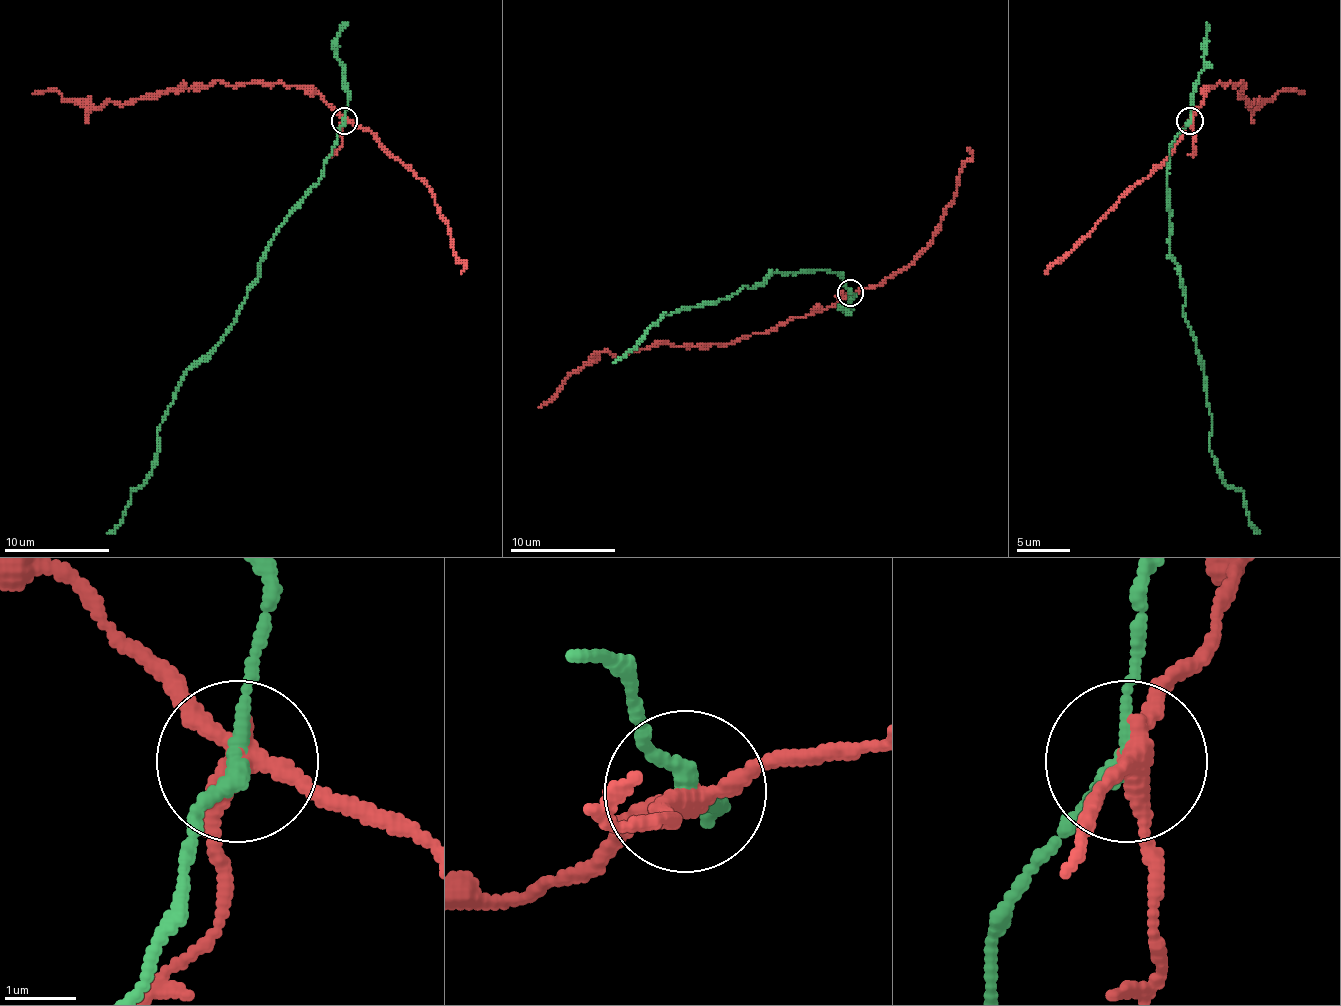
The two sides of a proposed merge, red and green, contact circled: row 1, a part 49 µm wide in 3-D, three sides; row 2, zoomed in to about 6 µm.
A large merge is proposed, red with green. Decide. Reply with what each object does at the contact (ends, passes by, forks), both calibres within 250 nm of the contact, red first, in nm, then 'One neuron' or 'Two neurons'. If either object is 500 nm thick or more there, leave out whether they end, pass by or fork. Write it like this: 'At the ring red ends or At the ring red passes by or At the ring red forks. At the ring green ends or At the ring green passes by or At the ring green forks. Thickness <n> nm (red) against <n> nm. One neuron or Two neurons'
At the ring red forks. At the ring green passes by. Thickness 280 nm (red) against 200 nm. Two neurons

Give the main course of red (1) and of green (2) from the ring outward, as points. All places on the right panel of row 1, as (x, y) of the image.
1: (1190, 120), (1217, 83), (1241, 80), (1241, 94), (1254, 102), (1249, 107), (1280, 91), (1304, 94)
2: (1190, 120), (1169, 149), (1169, 258), (1204, 371), (1209, 451), (1219, 477), (1243, 493), (1259, 533)

